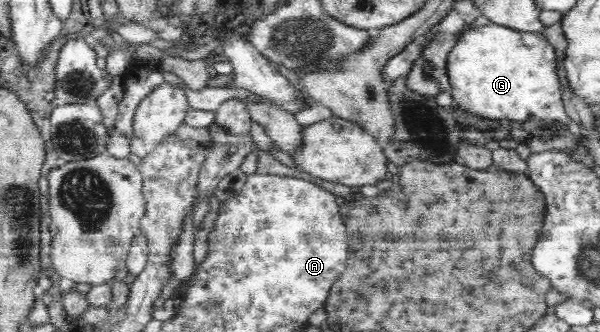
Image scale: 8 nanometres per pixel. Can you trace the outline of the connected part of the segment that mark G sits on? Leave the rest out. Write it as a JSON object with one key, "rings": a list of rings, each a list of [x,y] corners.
{"rings":[[[496,23],[479,26],[463,33],[460,40],[456,43],[456,46],[450,51],[447,60],[447,73],[449,76],[449,83],[451,84],[451,95],[454,100],[454,105],[458,106],[458,108],[483,116],[487,119],[487,122],[488,120],[507,119],[512,120],[515,123],[520,120],[523,123],[542,125],[545,122],[552,122],[554,120],[559,120],[559,122],[566,121],[570,130],[576,133],[576,130],[580,130],[580,127],[577,124],[574,124],[566,114],[563,103],[563,94],[561,91],[560,71],[561,64],[557,61],[556,47],[543,34],[540,32],[526,32],[525,30],[518,30]]]}

